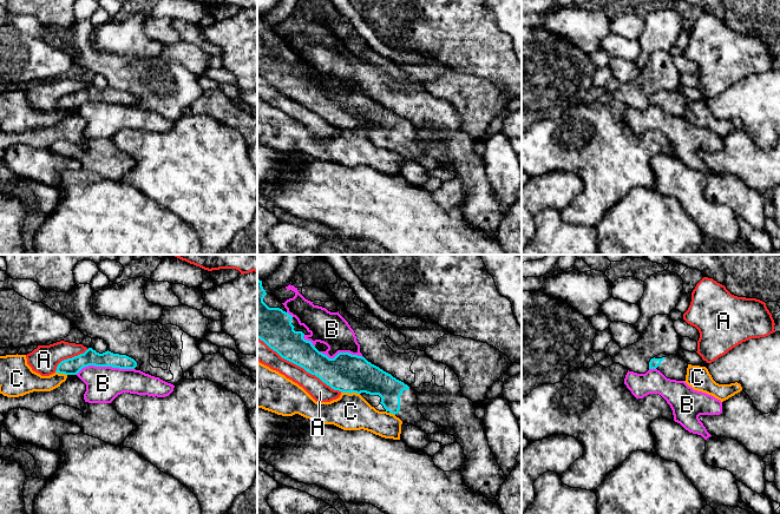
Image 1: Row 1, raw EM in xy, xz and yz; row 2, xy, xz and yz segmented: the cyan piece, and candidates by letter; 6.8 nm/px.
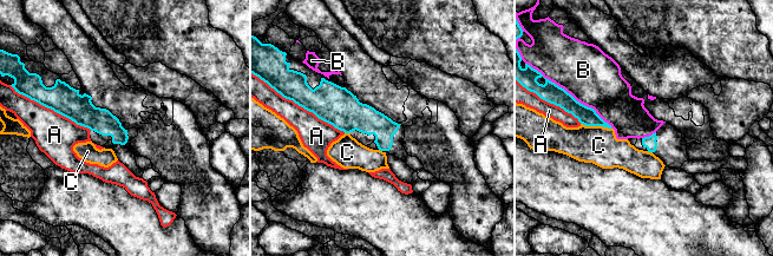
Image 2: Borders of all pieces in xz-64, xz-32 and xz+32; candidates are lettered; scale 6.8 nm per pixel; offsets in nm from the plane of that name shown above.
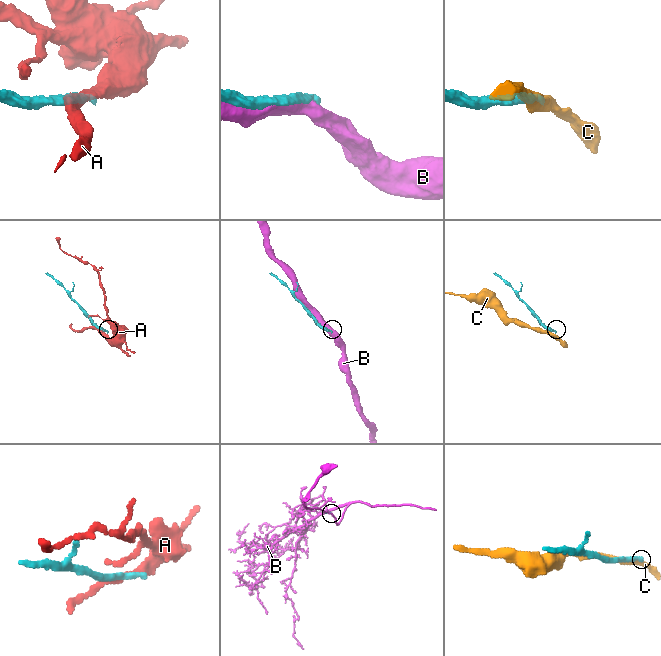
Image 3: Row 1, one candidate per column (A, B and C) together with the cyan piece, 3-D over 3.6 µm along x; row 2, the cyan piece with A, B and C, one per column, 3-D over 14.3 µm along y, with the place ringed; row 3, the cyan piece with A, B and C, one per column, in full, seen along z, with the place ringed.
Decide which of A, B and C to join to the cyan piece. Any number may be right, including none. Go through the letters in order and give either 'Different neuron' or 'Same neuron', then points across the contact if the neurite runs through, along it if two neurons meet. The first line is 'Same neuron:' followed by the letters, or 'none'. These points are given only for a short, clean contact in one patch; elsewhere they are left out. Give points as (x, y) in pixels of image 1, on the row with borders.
Same neuron: none
A: Different neuron
B: Different neuron
C: Different neuron

